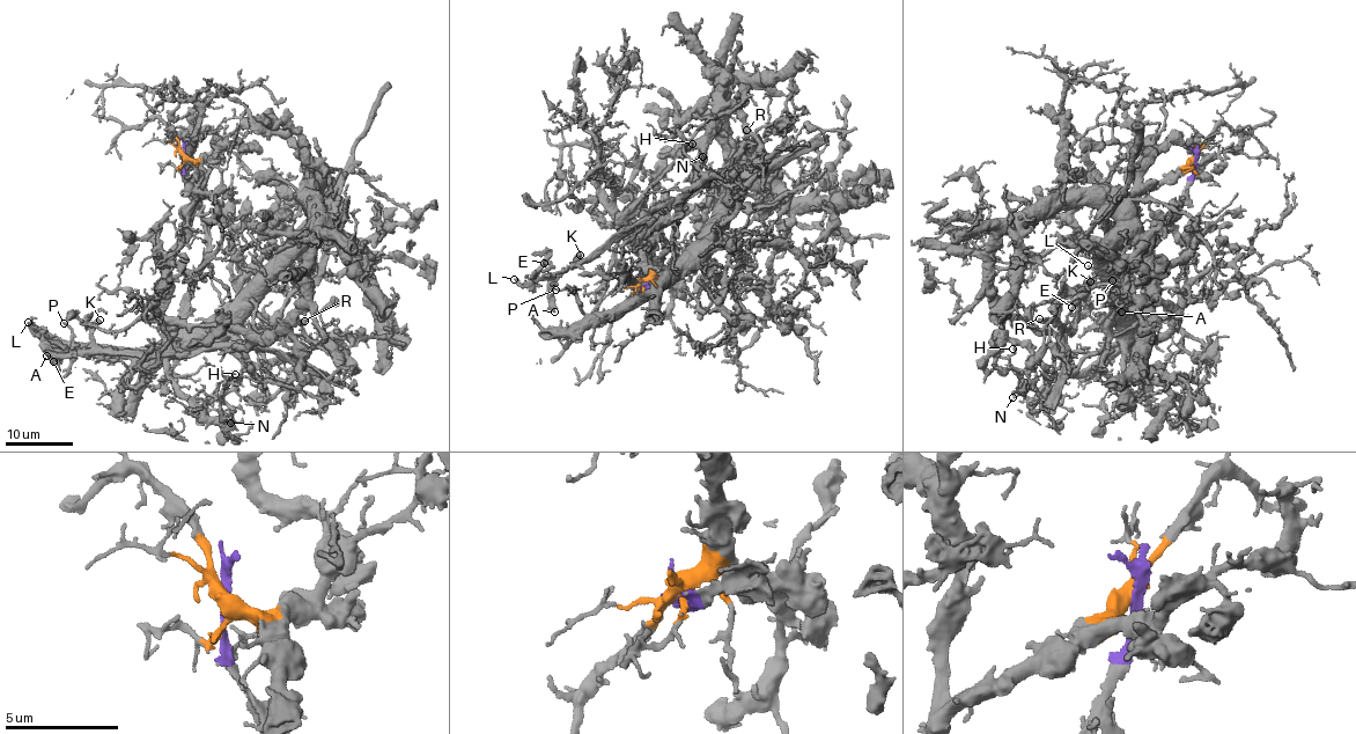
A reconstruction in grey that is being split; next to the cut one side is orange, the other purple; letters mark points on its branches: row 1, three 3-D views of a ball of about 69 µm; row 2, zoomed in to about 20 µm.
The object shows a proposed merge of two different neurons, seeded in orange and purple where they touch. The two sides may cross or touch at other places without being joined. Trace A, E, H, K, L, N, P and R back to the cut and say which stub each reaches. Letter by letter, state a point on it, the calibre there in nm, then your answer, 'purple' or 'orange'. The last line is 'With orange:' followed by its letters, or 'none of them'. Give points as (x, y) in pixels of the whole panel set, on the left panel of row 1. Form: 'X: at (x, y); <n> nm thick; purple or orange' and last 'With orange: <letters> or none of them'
A: at (46, 356); 400 nm thick; purple
E: at (53, 361); 130 nm thick; purple
H: at (235, 374); 180 nm thick; orange
K: at (100, 320); 550 nm thick; purple
L: at (28, 322); 190 nm thick; purple
N: at (230, 423); 200 nm thick; orange
P: at (64, 323); 190 nm thick; orange
R: at (304, 321); 400 nm thick; purple
With orange: H, N, P

